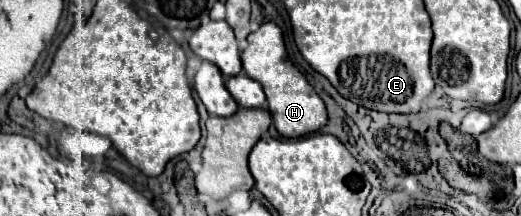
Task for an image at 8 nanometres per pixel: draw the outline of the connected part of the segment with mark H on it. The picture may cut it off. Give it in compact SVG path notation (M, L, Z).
M265 22L259 26L257 32L251 32L247 36L247 42L249 46L241 54L243 70L247 76L251 76L263 86L267 102L269 102L269 112L271 112L277 132L285 138L301 138L301 136L321 130L327 124L325 104L315 94L313 86L309 86L305 76L289 60L281 28L273 22Z

